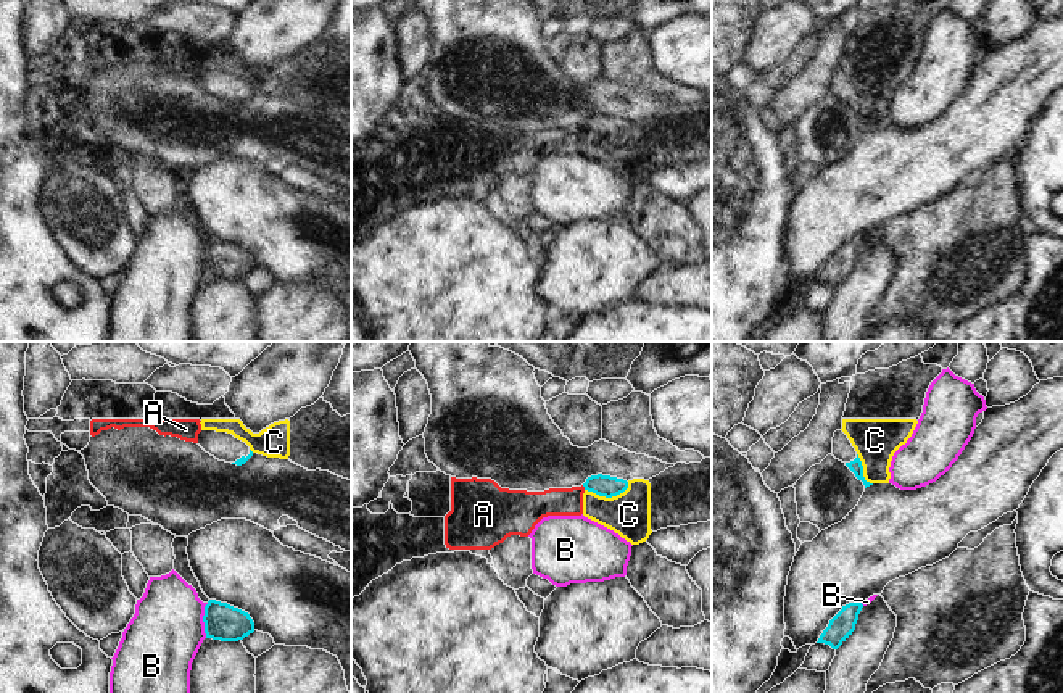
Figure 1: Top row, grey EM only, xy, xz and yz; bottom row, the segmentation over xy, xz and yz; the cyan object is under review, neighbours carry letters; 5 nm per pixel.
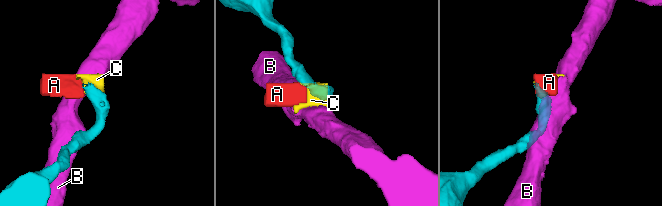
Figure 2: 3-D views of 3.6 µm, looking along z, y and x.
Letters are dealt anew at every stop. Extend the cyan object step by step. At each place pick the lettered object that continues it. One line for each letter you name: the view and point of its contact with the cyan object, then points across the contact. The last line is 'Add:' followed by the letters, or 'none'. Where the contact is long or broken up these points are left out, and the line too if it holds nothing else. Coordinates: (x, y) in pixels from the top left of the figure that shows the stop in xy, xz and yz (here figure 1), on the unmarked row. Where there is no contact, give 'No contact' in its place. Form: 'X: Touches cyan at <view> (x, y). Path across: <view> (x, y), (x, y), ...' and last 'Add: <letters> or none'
Add: none.

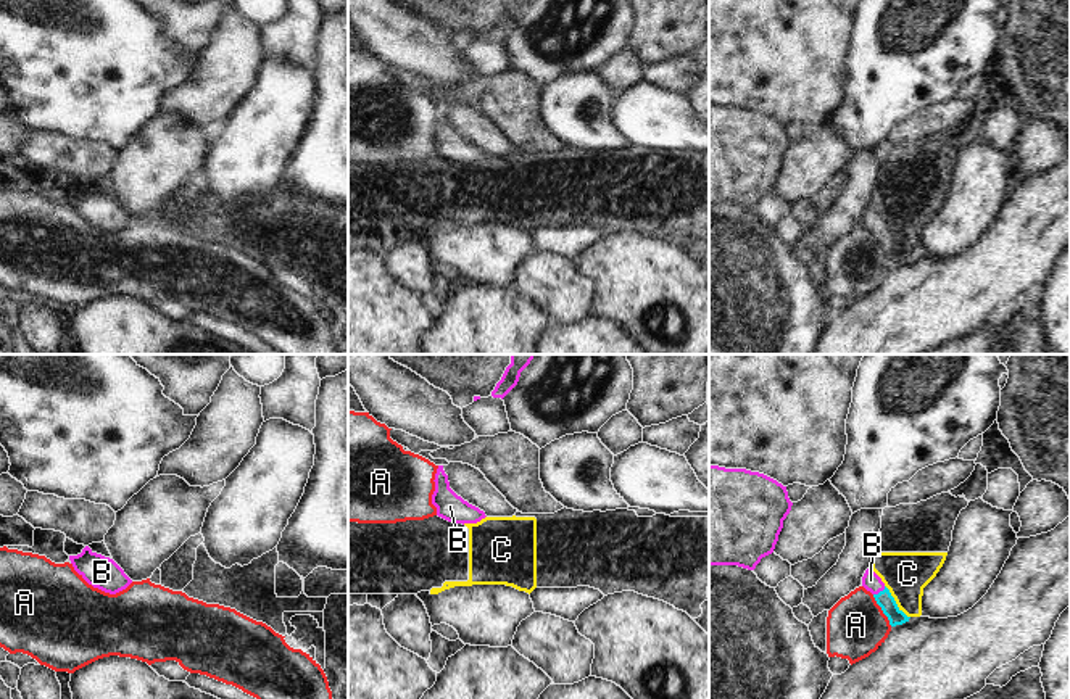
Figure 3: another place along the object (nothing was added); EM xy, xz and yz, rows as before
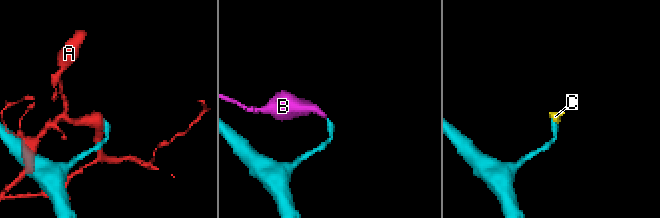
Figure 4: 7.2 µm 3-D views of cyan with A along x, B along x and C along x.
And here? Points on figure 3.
B: Touches cyan at yz (880, 231). Path across: yz (883, 237), (880, 231), (870, 219)
Add: B.

